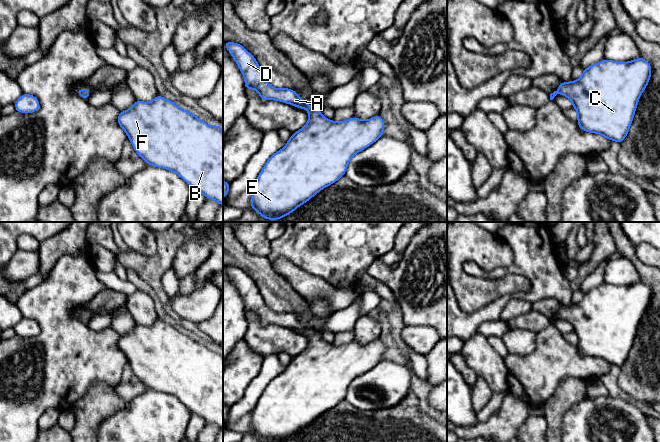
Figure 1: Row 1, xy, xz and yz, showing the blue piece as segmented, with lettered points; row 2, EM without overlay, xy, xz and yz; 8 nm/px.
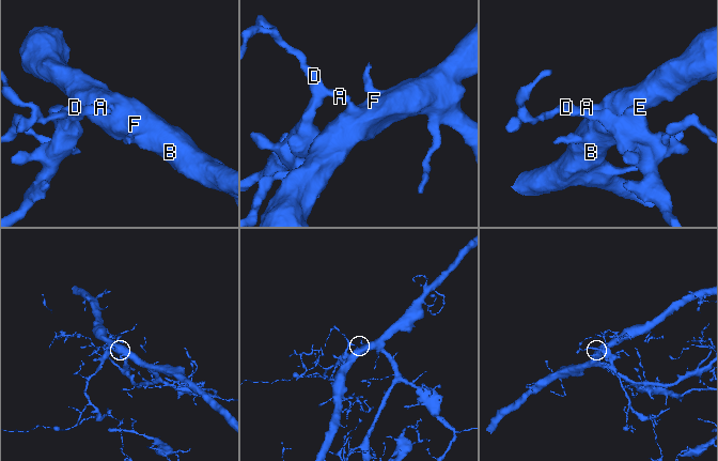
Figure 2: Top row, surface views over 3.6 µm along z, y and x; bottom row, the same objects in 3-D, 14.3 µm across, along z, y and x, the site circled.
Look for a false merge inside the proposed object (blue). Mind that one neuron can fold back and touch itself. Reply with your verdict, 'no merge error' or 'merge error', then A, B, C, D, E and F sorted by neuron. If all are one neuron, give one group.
no merge error | A B C D E F

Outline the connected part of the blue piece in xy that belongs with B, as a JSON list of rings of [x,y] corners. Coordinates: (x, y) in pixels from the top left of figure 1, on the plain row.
[[[159,318],[151,326],[135,323],[131,332],[121,335],[117,347],[126,356],[133,373],[148,389],[164,392],[180,400],[192,413],[223,429],[223,352],[208,349],[193,337],[178,331]]]

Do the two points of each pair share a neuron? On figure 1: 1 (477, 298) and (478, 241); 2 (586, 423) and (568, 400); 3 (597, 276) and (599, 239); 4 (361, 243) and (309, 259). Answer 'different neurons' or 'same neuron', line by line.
1: same neuron
2: different neurons
3: different neurons
4: same neuron

